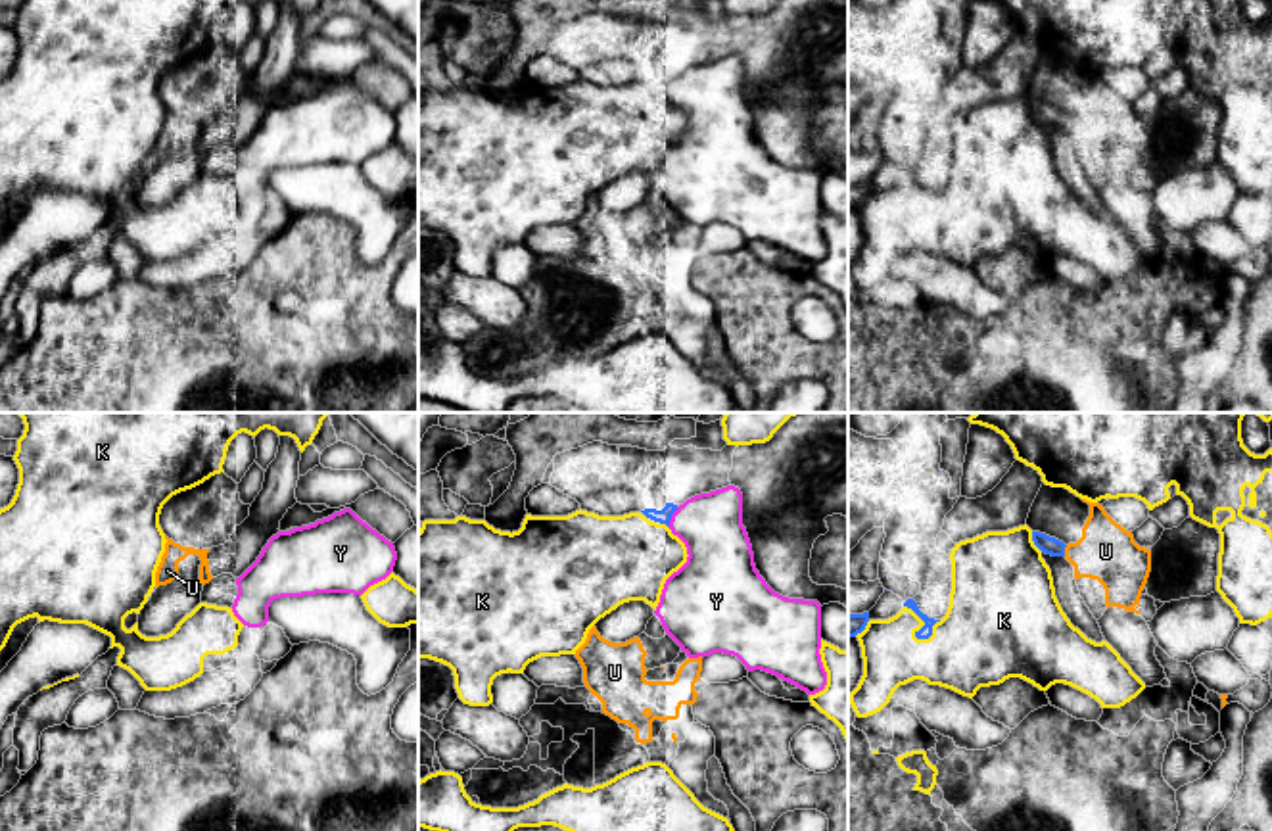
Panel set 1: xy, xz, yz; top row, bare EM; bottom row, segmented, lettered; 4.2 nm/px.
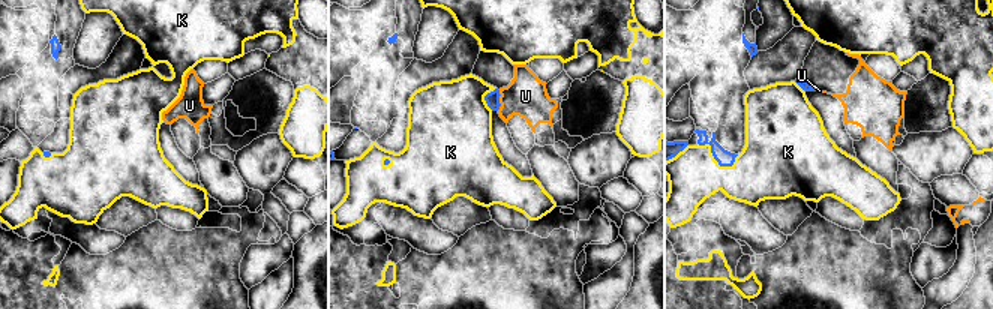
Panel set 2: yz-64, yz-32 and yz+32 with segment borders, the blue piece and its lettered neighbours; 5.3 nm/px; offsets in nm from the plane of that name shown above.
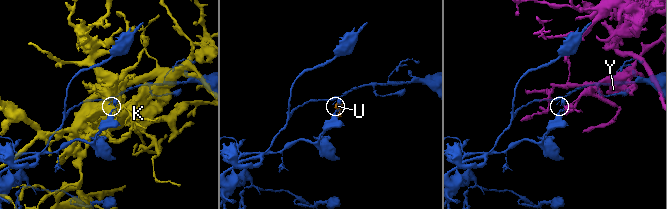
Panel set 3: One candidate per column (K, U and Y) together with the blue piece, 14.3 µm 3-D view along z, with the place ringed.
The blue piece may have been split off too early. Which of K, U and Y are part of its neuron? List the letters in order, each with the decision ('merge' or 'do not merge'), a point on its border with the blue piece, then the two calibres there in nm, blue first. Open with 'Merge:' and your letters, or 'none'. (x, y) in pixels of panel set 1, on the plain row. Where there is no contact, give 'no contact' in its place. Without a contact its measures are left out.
Merge: none
K: do not merge; meets blue in yz at (923, 196); 60 nm thick on the blue side, 380 nm on the other
U: do not merge; meets blue in yz at (1063, 121); 80 nm thick on the blue side, 240 nm on the other
Y: do not merge; meets blue in xz at (670, 87); 60 nm thick on the blue side, 280 nm on the other

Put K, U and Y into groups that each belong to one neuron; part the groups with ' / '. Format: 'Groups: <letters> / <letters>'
Groups: K / U / Y

